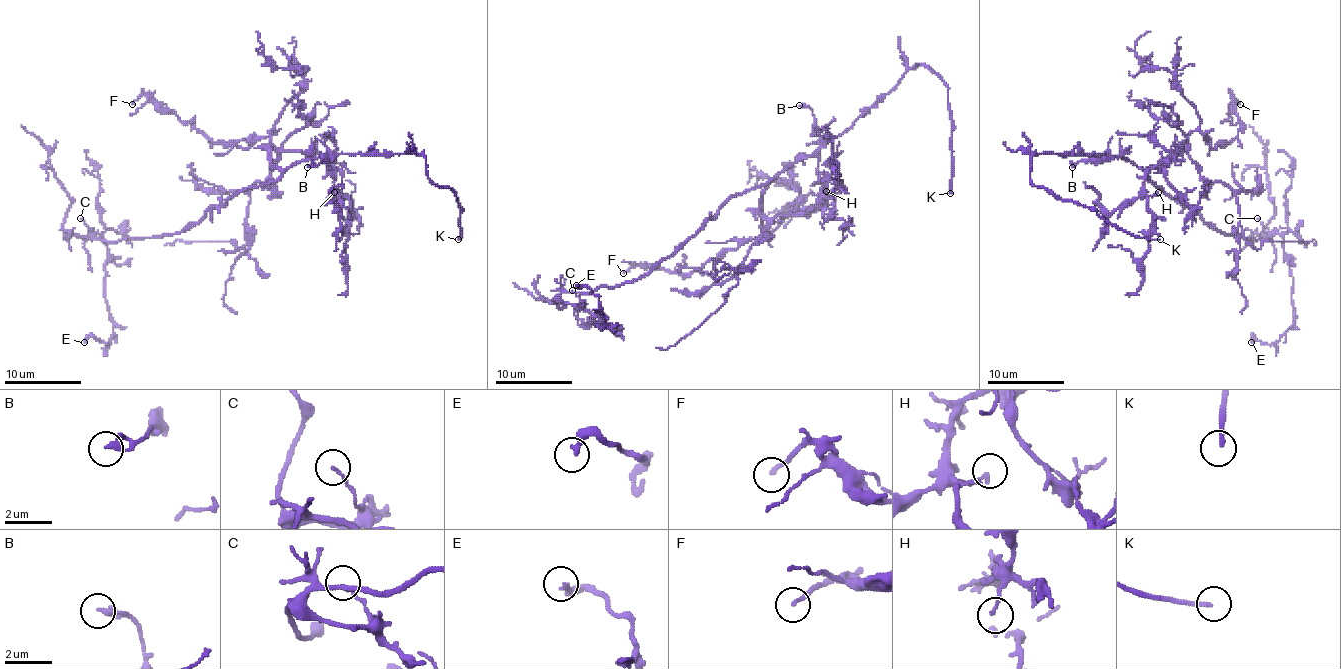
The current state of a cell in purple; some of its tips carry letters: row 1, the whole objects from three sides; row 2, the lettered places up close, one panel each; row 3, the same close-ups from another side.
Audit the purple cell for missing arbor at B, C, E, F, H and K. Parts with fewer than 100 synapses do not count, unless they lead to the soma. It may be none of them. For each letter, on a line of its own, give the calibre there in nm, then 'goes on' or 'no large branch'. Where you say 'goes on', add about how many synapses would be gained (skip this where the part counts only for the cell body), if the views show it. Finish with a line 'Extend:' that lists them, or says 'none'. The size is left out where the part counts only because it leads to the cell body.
B: calibre 280 nm; no large branch
C: calibre 110 nm; no large branch
E: calibre 240 nm; no large branch
F: calibre 160 nm; no large branch
H: calibre 140 nm; no large branch
K: calibre 180 nm; goes on
Extend: K

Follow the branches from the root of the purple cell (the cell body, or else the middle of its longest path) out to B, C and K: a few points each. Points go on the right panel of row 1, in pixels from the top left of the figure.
B: (1165, 192), (1137, 165), (1123, 157), (1081, 159), (1072, 167)
C: (1165, 192), (1224, 234), (1253, 241), (1259, 235), (1272, 235), (1257, 218)
K: (1165, 192), (1123, 157), (1036, 153), (1030, 159), (1030, 178), (1036, 186), (1091, 207), (1135, 235), (1160, 239)

